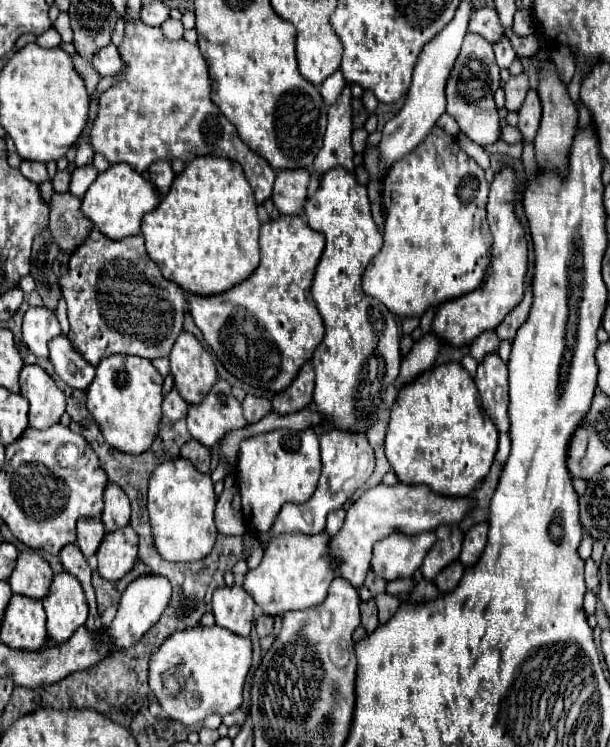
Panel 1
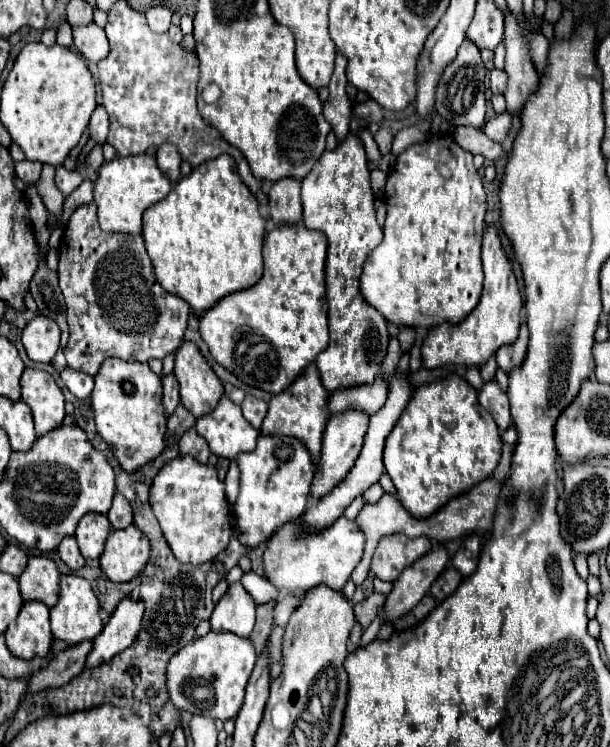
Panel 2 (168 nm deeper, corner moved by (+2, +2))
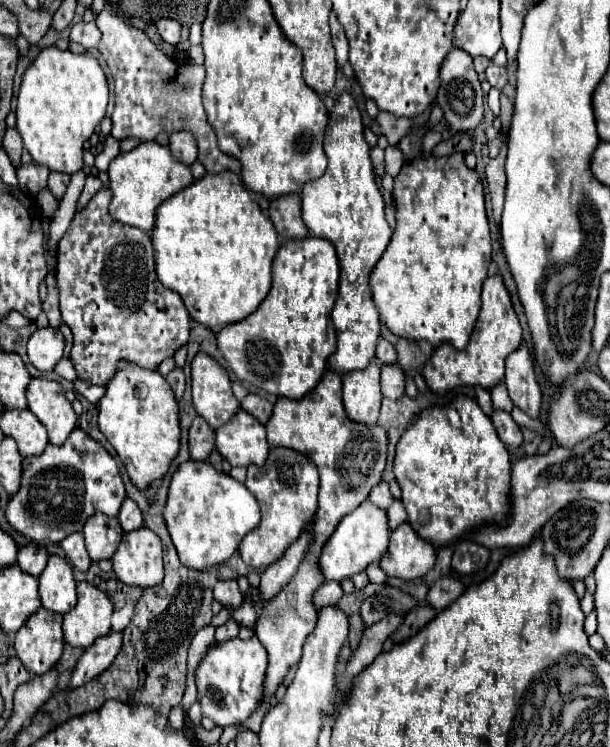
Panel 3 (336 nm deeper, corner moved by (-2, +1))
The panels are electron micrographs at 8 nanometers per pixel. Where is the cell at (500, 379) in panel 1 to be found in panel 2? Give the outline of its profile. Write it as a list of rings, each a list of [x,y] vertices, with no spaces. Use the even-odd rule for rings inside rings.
[[[496,380],[484,382],[484,386],[478,392],[478,402],[484,410],[488,410],[492,414],[492,418],[498,424],[500,432],[510,428],[512,420],[510,420],[508,398],[506,398],[506,392],[500,388],[500,384]]]

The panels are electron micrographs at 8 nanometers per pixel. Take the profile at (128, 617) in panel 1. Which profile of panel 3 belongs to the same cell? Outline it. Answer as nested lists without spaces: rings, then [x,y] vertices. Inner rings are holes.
[[[110,633],[110,635],[94,641],[94,645],[88,647],[82,653],[82,657],[78,659],[78,663],[72,671],[68,689],[76,689],[76,687],[84,685],[86,681],[92,681],[104,669],[108,669],[110,663],[114,661],[114,657],[118,655],[120,647],[122,647],[122,633]]]

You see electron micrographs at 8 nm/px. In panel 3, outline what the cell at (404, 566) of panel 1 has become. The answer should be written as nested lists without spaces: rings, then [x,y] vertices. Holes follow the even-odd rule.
[[[402,523],[390,535],[390,547],[380,559],[380,567],[388,577],[414,581],[424,577],[436,561],[436,549],[420,539],[408,523]]]

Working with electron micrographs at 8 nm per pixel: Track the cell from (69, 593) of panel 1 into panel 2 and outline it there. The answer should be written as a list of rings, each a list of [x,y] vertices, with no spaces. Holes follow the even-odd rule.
[[[60,576],[60,598],[58,604],[50,608],[50,626],[54,638],[68,644],[78,644],[82,640],[94,638],[102,630],[98,608],[98,598],[94,596],[90,582],[80,576]]]

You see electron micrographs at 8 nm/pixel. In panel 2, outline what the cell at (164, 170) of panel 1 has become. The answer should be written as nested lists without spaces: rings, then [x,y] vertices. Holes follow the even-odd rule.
[[[162,144],[156,152],[156,162],[158,162],[158,168],[164,172],[164,176],[176,184],[180,180],[180,154],[178,150],[172,146],[172,144]]]

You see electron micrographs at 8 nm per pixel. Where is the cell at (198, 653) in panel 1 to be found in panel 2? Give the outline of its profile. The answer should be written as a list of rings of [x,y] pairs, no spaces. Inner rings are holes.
[[[208,632],[206,636],[194,638],[190,644],[186,644],[184,648],[180,648],[166,666],[166,688],[170,694],[172,704],[178,710],[188,710],[192,714],[200,714],[206,718],[220,718],[220,720],[228,720],[234,718],[242,706],[244,700],[244,688],[248,684],[248,678],[252,674],[252,668],[256,664],[256,652],[254,652],[254,644],[250,638],[240,638],[234,636],[232,632]]]

